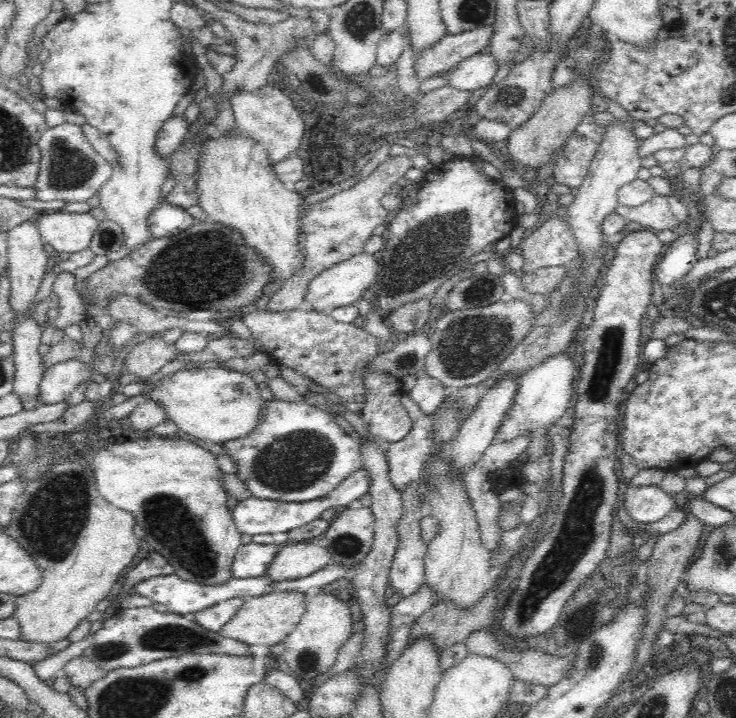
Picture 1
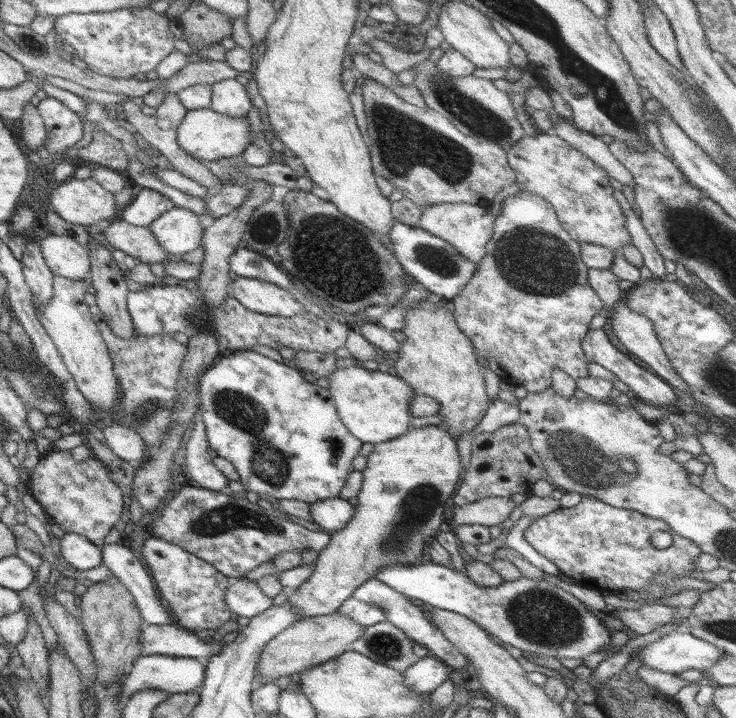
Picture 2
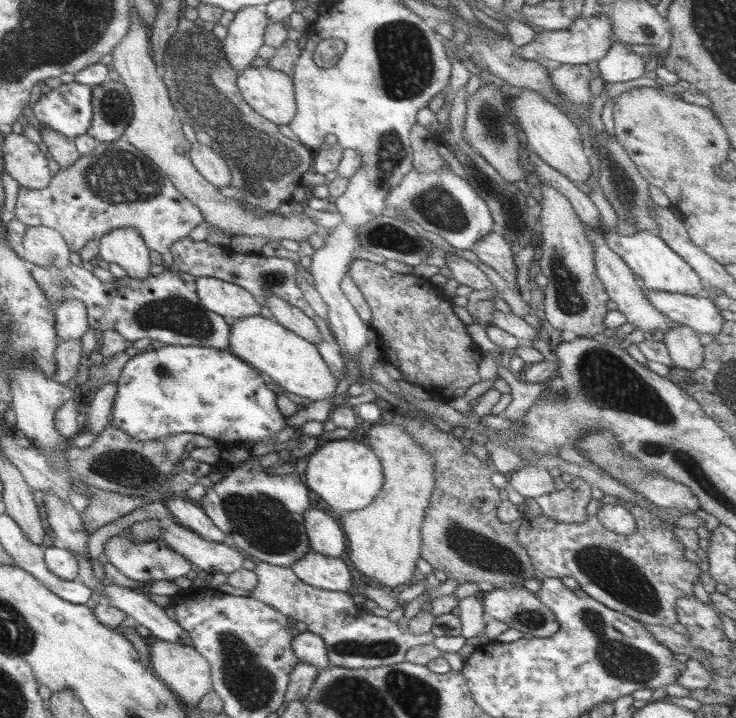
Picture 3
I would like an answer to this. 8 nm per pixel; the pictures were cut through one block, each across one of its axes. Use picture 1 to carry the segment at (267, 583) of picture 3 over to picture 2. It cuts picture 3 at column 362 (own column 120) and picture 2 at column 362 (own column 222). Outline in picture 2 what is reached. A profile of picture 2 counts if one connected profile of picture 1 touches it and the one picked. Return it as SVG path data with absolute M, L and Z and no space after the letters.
M384 620L366 628L364 634L352 642L348 650L403 673L419 659L413 653L412 645L412 640L399 628Z

